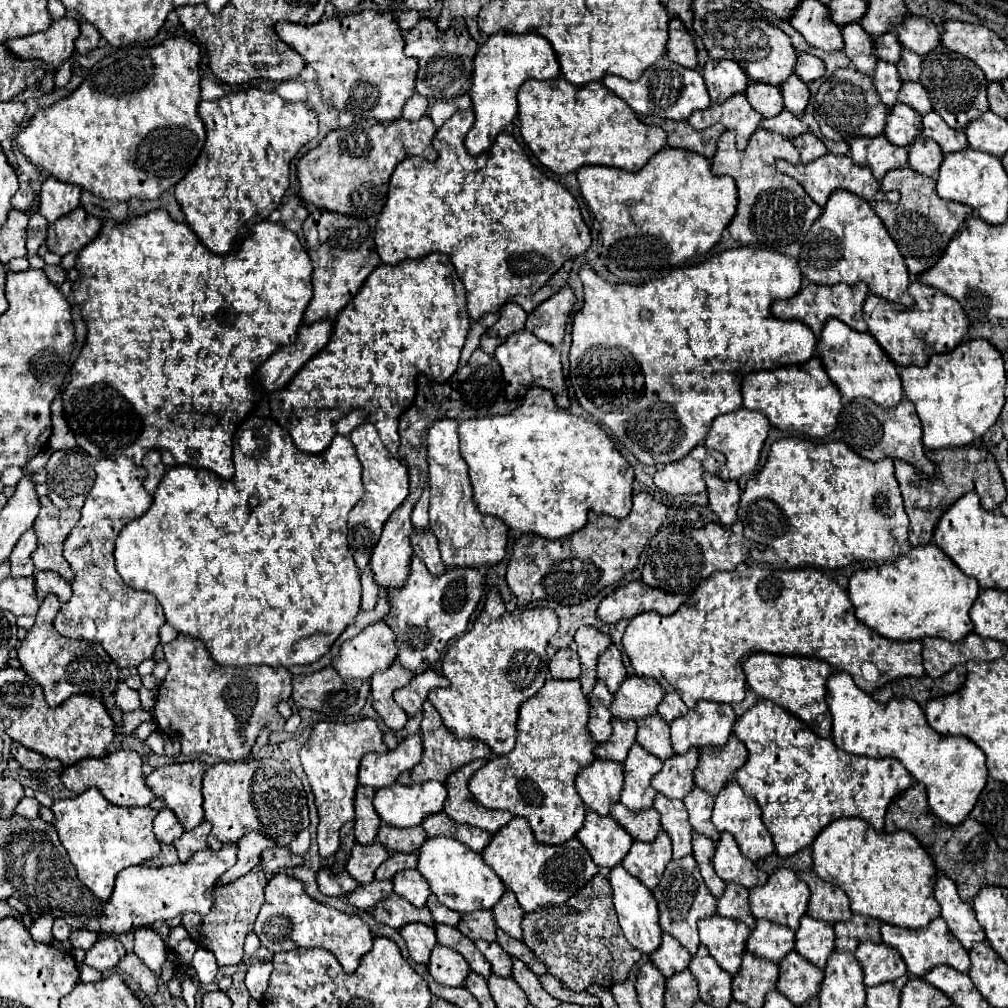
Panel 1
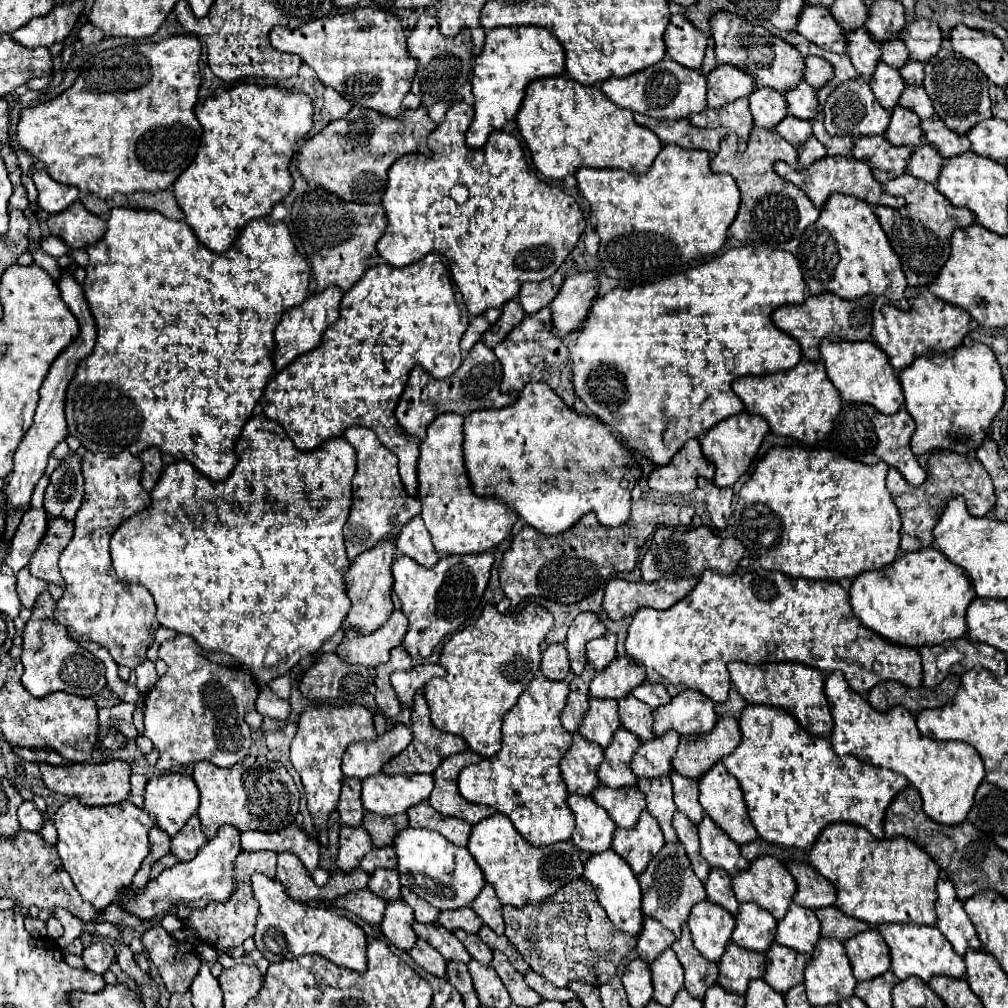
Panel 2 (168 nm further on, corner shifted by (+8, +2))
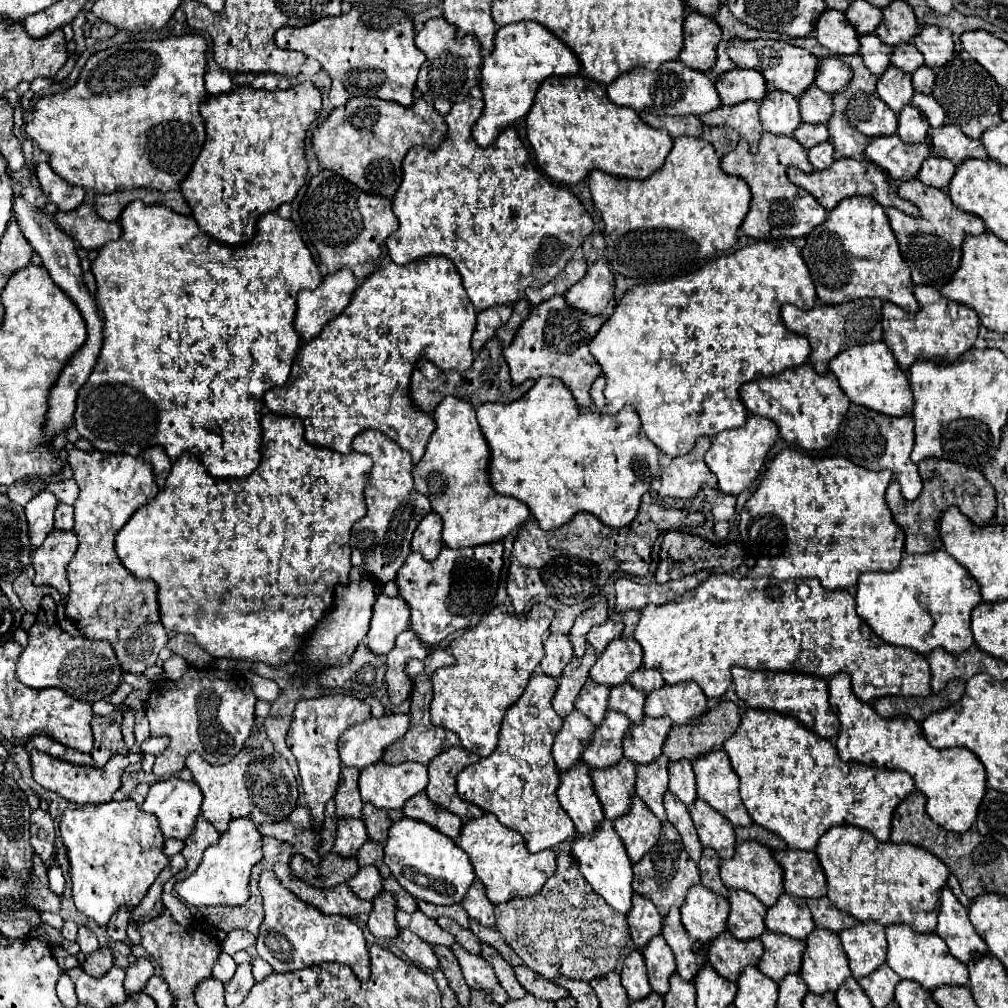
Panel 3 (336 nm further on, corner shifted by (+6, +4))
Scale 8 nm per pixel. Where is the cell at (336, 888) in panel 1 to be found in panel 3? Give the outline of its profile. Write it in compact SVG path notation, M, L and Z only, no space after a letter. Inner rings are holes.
M297 806L290 814L290 818L276 822L276 824L262 824L258 826L258 830L264 836L272 836L276 840L284 840L288 844L294 846L294 850L302 856L306 856L310 862L318 864L320 856L318 856L318 844L320 844L320 836L318 832L312 828L312 818L310 818L310 810L306 806Z

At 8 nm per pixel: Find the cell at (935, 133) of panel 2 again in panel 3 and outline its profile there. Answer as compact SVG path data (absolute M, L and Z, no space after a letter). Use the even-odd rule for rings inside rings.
M956 126L930 128L930 142L934 156L948 158L956 166L968 158L978 158L978 160L988 158L982 140L972 140L964 136L964 132L960 132L960 128Z

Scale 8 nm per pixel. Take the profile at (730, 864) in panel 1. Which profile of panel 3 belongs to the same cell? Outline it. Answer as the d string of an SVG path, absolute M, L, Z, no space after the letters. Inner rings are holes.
M696 798L694 804L690 806L690 816L698 830L702 846L714 848L720 858L732 858L736 836L730 820L724 818L720 812L716 812L700 798Z

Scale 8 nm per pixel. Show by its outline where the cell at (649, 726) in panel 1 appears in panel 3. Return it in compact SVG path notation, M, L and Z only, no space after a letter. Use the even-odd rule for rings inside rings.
M624 682L620 686L614 686L608 698L608 708L624 712L634 724L638 724L644 718L644 694L636 688L632 688L630 682Z

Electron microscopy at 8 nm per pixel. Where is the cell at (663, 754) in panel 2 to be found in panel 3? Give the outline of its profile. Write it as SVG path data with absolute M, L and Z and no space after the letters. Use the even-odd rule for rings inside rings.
M644 716L640 724L630 724L622 740L624 756L636 764L650 764L656 756L660 756L664 738L670 728L672 720L668 720L668 716Z

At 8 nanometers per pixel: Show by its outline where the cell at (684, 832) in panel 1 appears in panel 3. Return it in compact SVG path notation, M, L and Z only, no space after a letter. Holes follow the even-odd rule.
M660 754L652 764L636 766L634 792L662 822L666 820L662 796L668 792L668 758L664 754Z

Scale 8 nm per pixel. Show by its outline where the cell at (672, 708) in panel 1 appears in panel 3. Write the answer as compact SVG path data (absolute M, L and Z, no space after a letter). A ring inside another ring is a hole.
M640 666L636 672L632 672L632 676L628 676L628 682L632 682L632 686L636 686L638 690L642 690L646 694L650 694L652 690L658 690L666 684L658 670L644 668L644 666Z

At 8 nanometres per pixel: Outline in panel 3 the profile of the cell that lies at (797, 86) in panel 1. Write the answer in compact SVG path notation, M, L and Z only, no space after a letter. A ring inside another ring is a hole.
M812 84L812 88L808 88L804 92L804 96L800 96L800 112L802 112L802 120L808 124L822 124L828 122L834 108L832 108L832 96L822 92L818 86Z

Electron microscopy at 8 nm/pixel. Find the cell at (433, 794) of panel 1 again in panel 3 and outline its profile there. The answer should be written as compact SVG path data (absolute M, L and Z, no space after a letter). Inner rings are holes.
M382 760L376 764L370 764L360 772L360 794L364 802L372 802L378 808L392 810L402 808L408 798L422 792L428 784L428 772L426 766L416 762L404 762L404 764L384 764Z

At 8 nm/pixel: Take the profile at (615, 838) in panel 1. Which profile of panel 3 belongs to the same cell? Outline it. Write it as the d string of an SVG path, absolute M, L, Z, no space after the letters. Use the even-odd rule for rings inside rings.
M580 760L572 772L560 774L560 786L556 790L556 796L562 804L562 808L572 818L576 832L590 834L594 828L604 820L602 806L594 794L590 768Z

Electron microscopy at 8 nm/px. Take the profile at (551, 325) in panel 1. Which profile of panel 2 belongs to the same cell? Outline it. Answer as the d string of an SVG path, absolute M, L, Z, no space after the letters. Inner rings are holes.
M574 272L566 276L562 290L548 306L552 310L554 336L564 338L582 324L590 302L596 296L596 288L598 280L594 272Z

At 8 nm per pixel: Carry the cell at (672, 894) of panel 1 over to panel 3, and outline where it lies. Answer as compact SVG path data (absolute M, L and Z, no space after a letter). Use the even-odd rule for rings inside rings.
M668 822L662 824L662 834L660 834L660 840L656 842L656 846L652 850L648 850L634 864L632 870L634 870L634 880L632 880L634 892L638 892L638 894L646 896L648 900L652 900L662 916L668 914L670 906L682 906L688 888L692 884L700 882L700 872L698 872L696 862L688 856L676 828Z

